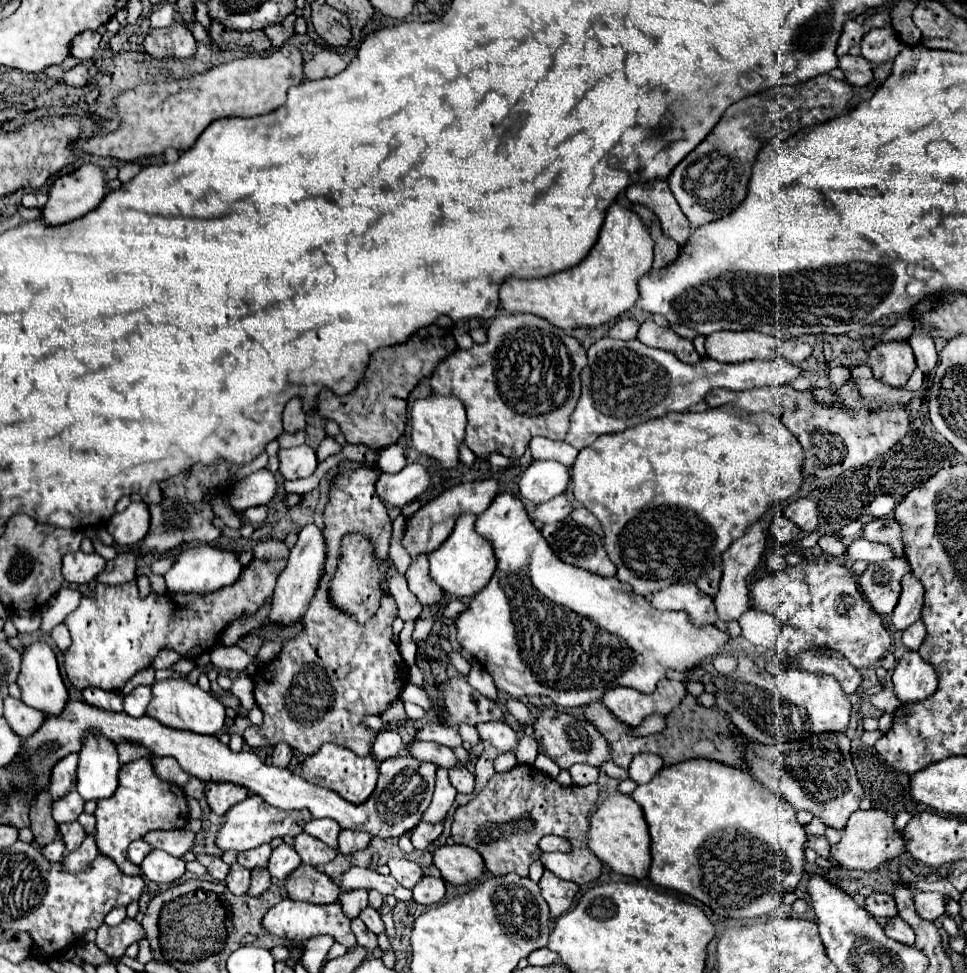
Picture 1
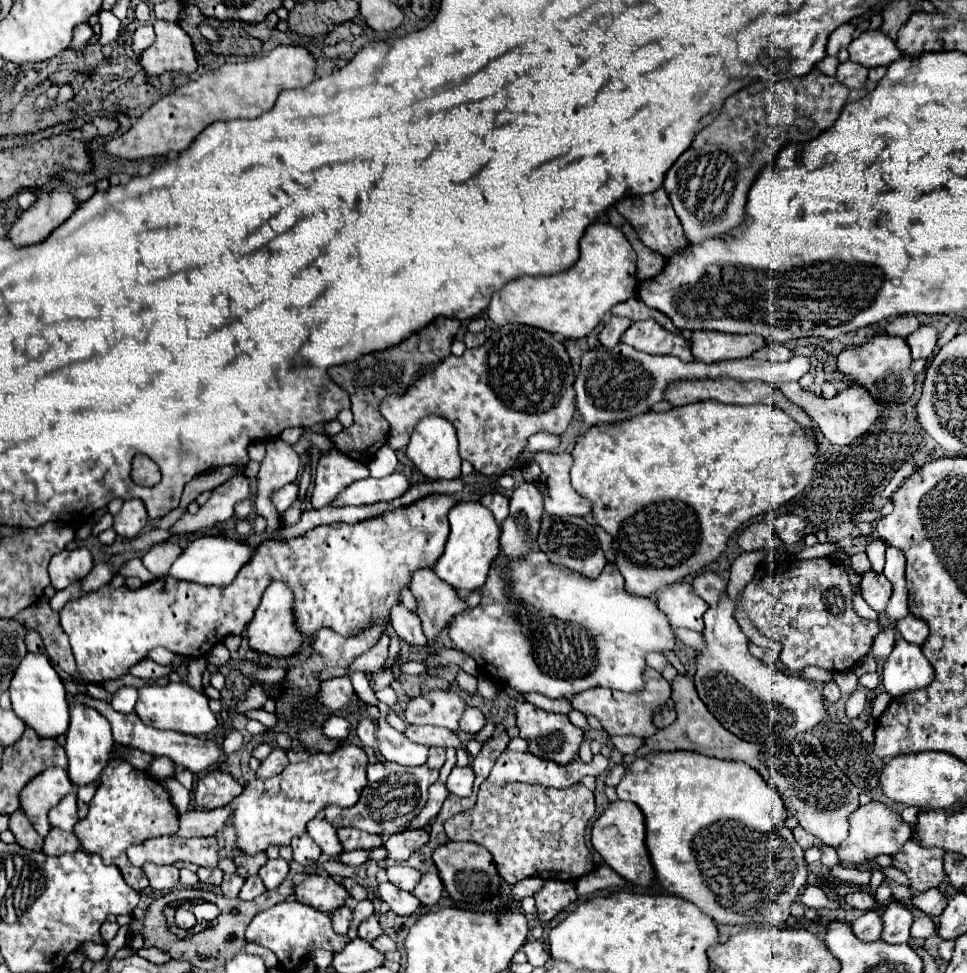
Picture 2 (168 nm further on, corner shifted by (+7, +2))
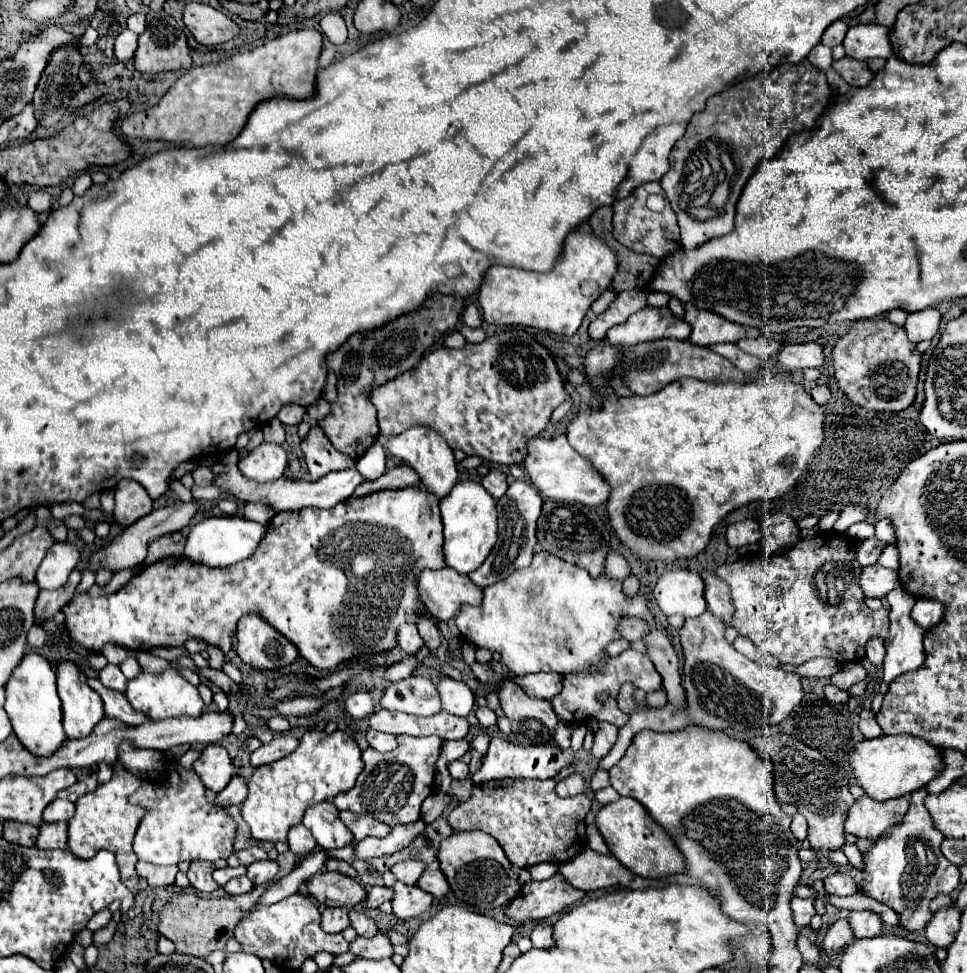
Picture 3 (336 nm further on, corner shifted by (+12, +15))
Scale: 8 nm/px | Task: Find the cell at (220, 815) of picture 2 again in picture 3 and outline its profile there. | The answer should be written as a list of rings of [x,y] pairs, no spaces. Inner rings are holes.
[[[235,775],[231,779],[231,783],[215,797],[213,805],[219,807],[219,809],[227,809],[231,805],[239,805],[245,801],[245,795],[247,795],[247,785],[245,785],[245,779],[241,775]]]

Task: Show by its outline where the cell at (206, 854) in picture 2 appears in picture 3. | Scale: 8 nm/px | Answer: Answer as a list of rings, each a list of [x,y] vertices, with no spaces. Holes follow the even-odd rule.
[[[169,761],[167,781],[163,781],[163,785],[151,785],[151,781],[145,781],[143,787],[131,795],[131,801],[147,809],[133,841],[133,851],[141,861],[155,865],[177,865],[183,859],[217,861],[227,859],[233,853],[235,821],[225,809],[215,809],[209,803],[205,785],[193,769],[187,771],[177,761]]]

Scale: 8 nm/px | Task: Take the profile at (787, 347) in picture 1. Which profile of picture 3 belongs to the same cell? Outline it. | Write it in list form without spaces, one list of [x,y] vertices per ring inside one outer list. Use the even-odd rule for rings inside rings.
[[[757,337],[757,339],[741,339],[737,343],[745,353],[751,353],[751,355],[757,355],[761,359],[767,359],[771,355],[775,355],[779,351],[779,343],[775,339],[769,339],[769,337]]]

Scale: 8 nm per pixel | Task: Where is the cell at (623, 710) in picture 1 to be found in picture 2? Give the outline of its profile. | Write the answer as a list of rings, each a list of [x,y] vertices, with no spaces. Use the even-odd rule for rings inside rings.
[[[646,668],[644,672],[644,690],[638,690],[636,694],[624,694],[610,688],[592,688],[584,690],[570,698],[570,704],[574,710],[582,712],[584,716],[594,716],[602,724],[602,728],[612,736],[640,736],[650,738],[656,732],[656,726],[652,724],[652,714],[656,708],[664,706],[670,698],[670,684],[662,678],[662,674],[654,668]]]

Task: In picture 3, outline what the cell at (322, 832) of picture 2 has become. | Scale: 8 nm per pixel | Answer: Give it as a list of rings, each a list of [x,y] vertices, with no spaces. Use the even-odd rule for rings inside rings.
[[[329,801],[311,805],[305,811],[303,825],[313,833],[321,849],[337,849],[353,841],[351,831],[339,821],[339,811]]]

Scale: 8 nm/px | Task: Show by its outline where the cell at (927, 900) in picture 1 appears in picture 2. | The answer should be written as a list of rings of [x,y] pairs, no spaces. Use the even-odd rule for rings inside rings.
[[[890,904],[884,912],[882,912],[882,922],[884,922],[884,930],[882,930],[882,940],[888,944],[900,944],[900,942],[908,942],[910,940],[910,926],[912,926],[912,912],[902,906],[902,904]]]

